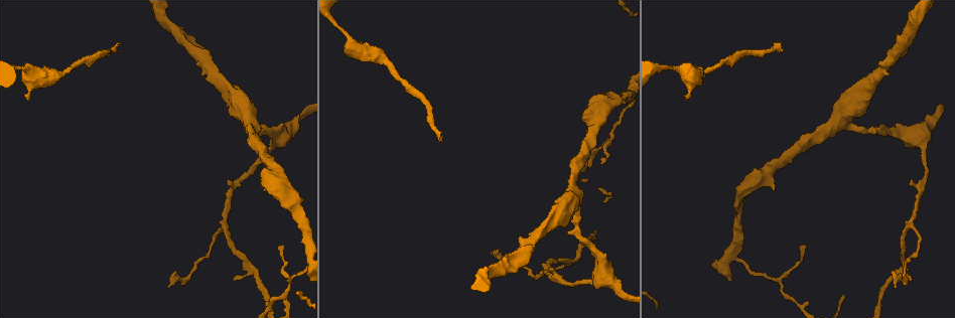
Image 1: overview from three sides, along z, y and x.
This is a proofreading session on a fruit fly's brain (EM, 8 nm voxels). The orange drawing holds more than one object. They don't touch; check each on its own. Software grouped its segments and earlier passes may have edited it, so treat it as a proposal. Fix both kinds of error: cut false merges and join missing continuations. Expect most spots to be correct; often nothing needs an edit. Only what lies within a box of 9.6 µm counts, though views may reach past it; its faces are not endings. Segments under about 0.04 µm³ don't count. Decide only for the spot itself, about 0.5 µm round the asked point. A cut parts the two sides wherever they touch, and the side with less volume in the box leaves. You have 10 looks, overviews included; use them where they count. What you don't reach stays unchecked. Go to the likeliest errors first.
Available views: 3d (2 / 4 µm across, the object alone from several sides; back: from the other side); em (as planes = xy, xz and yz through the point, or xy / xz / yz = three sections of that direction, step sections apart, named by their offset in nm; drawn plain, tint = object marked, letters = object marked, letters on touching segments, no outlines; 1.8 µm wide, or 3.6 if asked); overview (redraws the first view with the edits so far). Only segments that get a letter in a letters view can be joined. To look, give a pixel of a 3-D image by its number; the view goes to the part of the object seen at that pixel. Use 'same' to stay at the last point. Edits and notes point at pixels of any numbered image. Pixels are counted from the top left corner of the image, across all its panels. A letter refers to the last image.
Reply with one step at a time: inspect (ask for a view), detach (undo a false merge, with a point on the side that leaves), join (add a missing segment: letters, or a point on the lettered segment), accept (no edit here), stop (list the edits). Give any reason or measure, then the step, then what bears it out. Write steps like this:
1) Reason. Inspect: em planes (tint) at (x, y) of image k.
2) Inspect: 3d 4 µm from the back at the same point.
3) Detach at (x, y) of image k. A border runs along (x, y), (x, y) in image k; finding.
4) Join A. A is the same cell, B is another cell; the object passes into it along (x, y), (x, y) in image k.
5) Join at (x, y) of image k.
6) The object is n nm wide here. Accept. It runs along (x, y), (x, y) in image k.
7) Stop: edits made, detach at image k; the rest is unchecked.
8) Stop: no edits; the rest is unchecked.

An open end. Inspect: 3d 4 µm at (120, 53) of image 1.

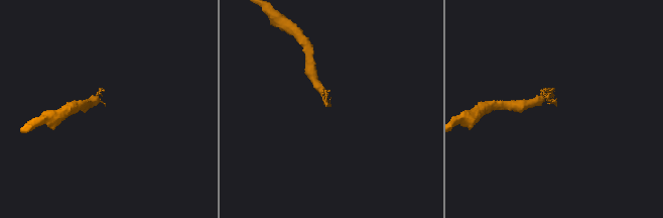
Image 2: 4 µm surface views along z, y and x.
Shape alone is not enough. Inspect: em planes (tint) at (556, 101) of image 2.

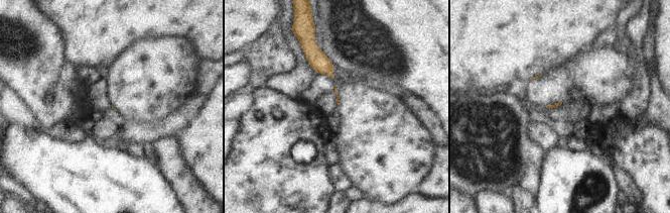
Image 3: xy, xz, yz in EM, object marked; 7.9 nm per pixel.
See the neighbours. Inspect: em planes (letters) at the same point.

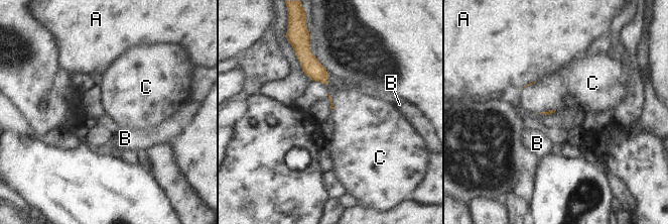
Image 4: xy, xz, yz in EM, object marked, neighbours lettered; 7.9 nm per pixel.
The longest contact is with C, 80 nm. Join C. C is the same cell, A and B are other cells; it goes on there.

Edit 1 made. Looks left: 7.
Thin end. Inspect: em planes (tint) at (602, 164) of image 1.

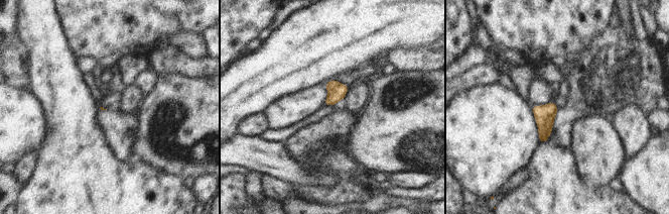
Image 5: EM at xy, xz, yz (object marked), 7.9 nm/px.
Inspect: em planes (letters) at the same point.

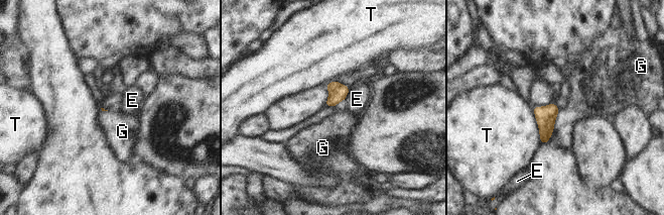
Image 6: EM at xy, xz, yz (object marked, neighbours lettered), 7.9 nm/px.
Accept. E, G and T are other cells; a border runs along (559, 110), (553, 130) in image 6; none of them fits.

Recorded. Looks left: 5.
Thick end. Inspect: 3d 2 µm at (687, 95) of image 1.

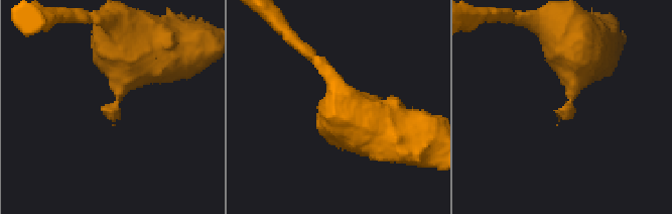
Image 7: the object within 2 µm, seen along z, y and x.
Need the tissue. Inspect: em planes (letters) at (105, 105) of image 7.

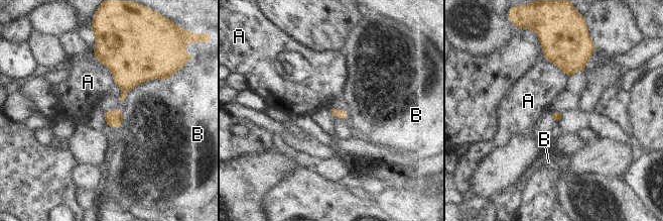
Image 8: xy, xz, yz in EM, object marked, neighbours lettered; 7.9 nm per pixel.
Accept. A and B are other cells; a border runs along (94, 57), (110, 71), (120, 97) in image 8; none of them fits.

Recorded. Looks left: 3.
An open end. Inspect: em planes (letters) at (894, 287) of image 1.

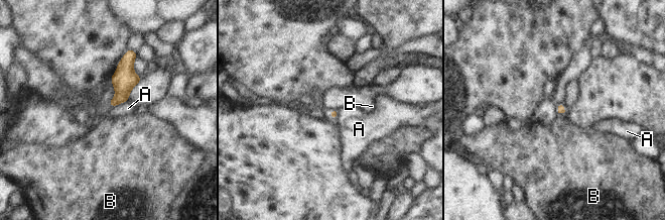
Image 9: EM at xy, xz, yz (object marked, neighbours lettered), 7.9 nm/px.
Accept. A and B are other cells; a border runs along (339, 110), (339, 114), (334, 119) in image 9; no lettered segment goes on from it.

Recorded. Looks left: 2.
Stop: edits made, join at image 4; the rest is unchecked.

